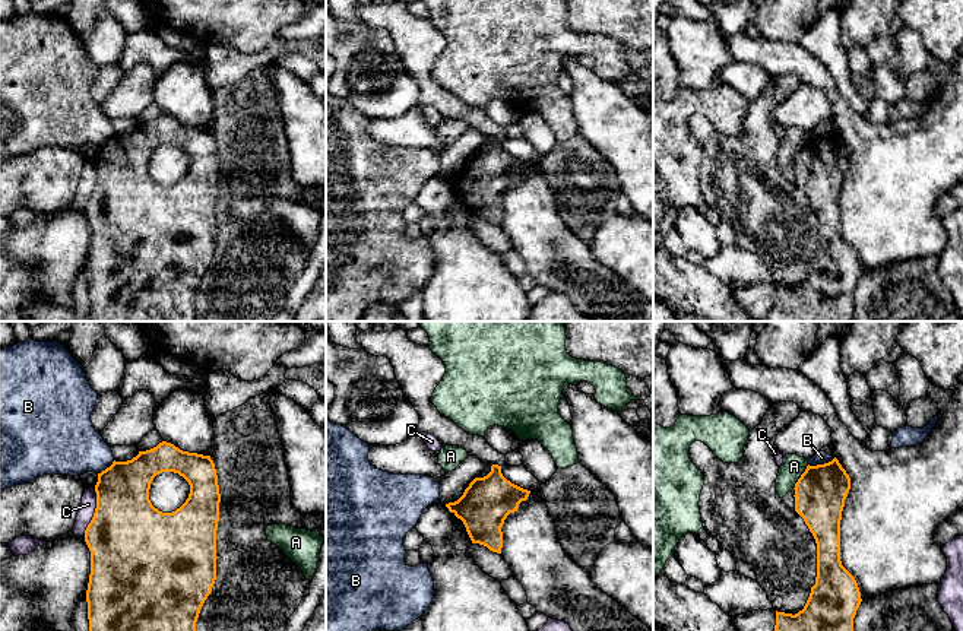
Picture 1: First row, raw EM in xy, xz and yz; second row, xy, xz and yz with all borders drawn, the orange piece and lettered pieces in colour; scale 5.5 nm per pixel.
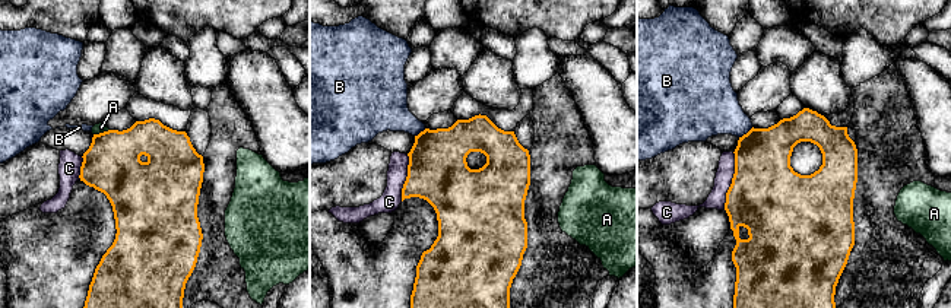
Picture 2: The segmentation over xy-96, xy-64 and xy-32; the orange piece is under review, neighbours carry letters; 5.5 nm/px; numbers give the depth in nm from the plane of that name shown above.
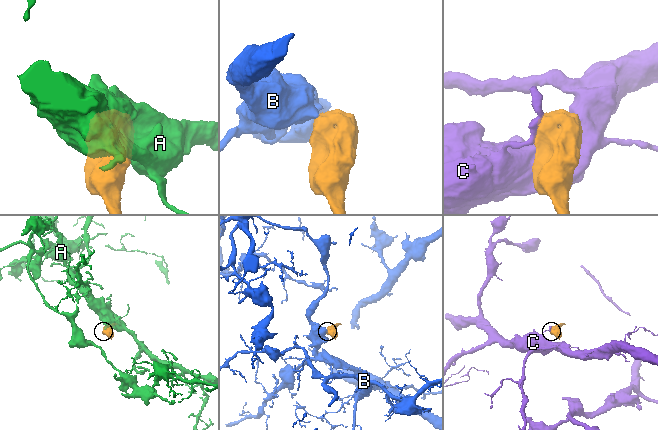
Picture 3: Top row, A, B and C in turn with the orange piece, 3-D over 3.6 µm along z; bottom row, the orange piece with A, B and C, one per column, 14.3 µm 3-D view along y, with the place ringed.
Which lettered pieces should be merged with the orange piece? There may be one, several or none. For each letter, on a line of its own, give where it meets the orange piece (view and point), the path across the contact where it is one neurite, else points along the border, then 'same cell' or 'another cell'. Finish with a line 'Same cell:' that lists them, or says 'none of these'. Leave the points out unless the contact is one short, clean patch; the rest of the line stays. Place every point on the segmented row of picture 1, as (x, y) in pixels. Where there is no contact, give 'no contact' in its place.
A: yz (804, 472) | along yz (808, 465), (797, 479) | another cell
B: yz (821, 465) | along yz (835, 457), (823, 463), (808, 465) | another cell
C: xy (94, 513) | along xy (95, 488), (95, 511), (84, 536) | another cell
Same cell: none of these

